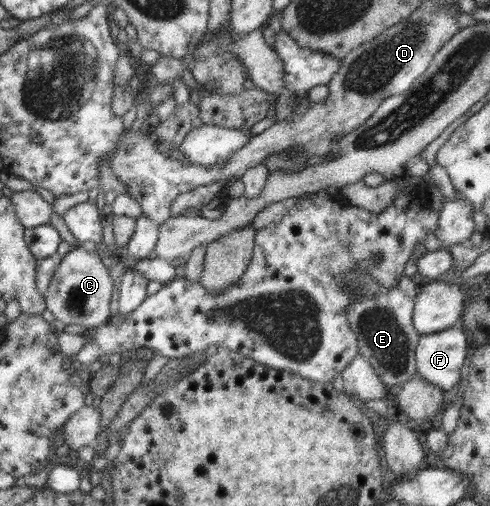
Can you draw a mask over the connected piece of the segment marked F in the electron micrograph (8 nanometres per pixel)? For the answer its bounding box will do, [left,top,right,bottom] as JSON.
[415,325,469,395]

